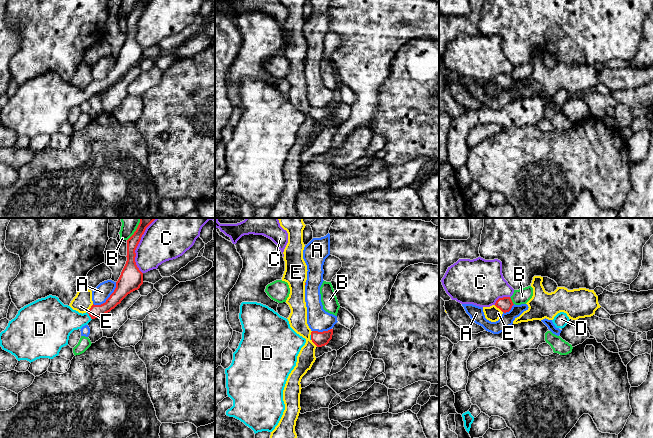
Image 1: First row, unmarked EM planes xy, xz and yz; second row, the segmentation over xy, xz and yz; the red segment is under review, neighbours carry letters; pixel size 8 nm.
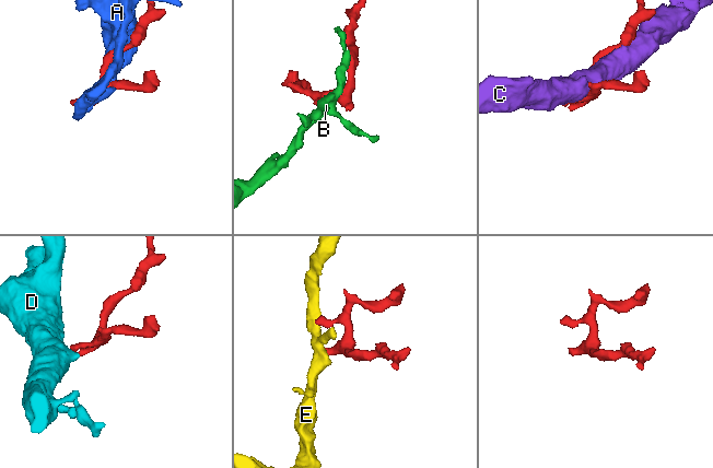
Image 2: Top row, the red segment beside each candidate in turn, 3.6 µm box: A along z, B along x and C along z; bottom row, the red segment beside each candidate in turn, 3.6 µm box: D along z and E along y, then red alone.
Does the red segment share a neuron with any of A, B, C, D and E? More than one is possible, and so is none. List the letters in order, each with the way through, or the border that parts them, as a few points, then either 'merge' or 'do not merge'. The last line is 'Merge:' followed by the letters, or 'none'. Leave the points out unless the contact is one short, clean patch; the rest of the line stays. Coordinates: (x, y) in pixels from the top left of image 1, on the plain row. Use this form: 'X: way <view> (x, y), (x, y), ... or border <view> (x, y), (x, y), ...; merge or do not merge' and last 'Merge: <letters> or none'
A: do not merge
B: do not merge
C: do not merge
D: way xy (96, 87), (89, 91), (81, 96), (59, 97); merge
E: do not merge
Merge: D

